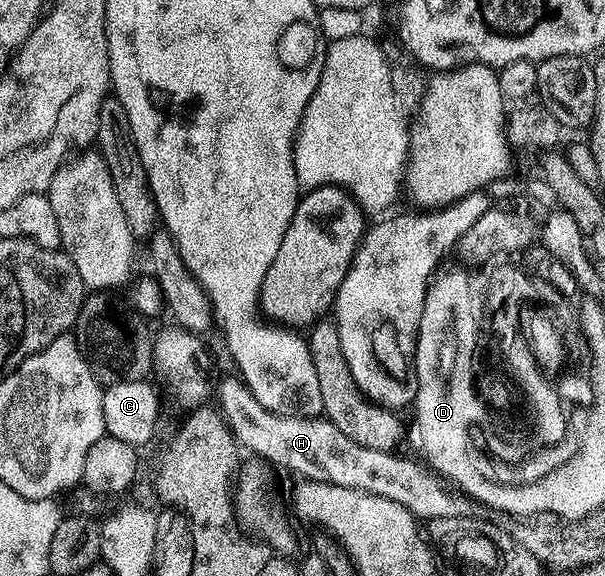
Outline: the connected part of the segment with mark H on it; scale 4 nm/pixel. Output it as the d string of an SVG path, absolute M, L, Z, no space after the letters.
M239 377L222 379L220 387L215 387L214 398L215 396L220 401L220 417L245 451L248 449L252 453L250 455L267 463L274 462L278 466L285 466L286 469L300 474L296 476L301 479L309 482L328 482L331 486L354 488L374 496L386 496L386 500L402 504L420 520L446 516L466 518L473 513L473 499L455 489L447 490L431 469L423 465L415 466L410 459L399 458L399 453L396 452L362 448L362 444L354 444L354 440L350 440L350 436L346 436L346 432L339 430L333 422L321 417L294 418L285 414L274 414L262 408L258 400L254 400L254 396L247 386L241 383Z

